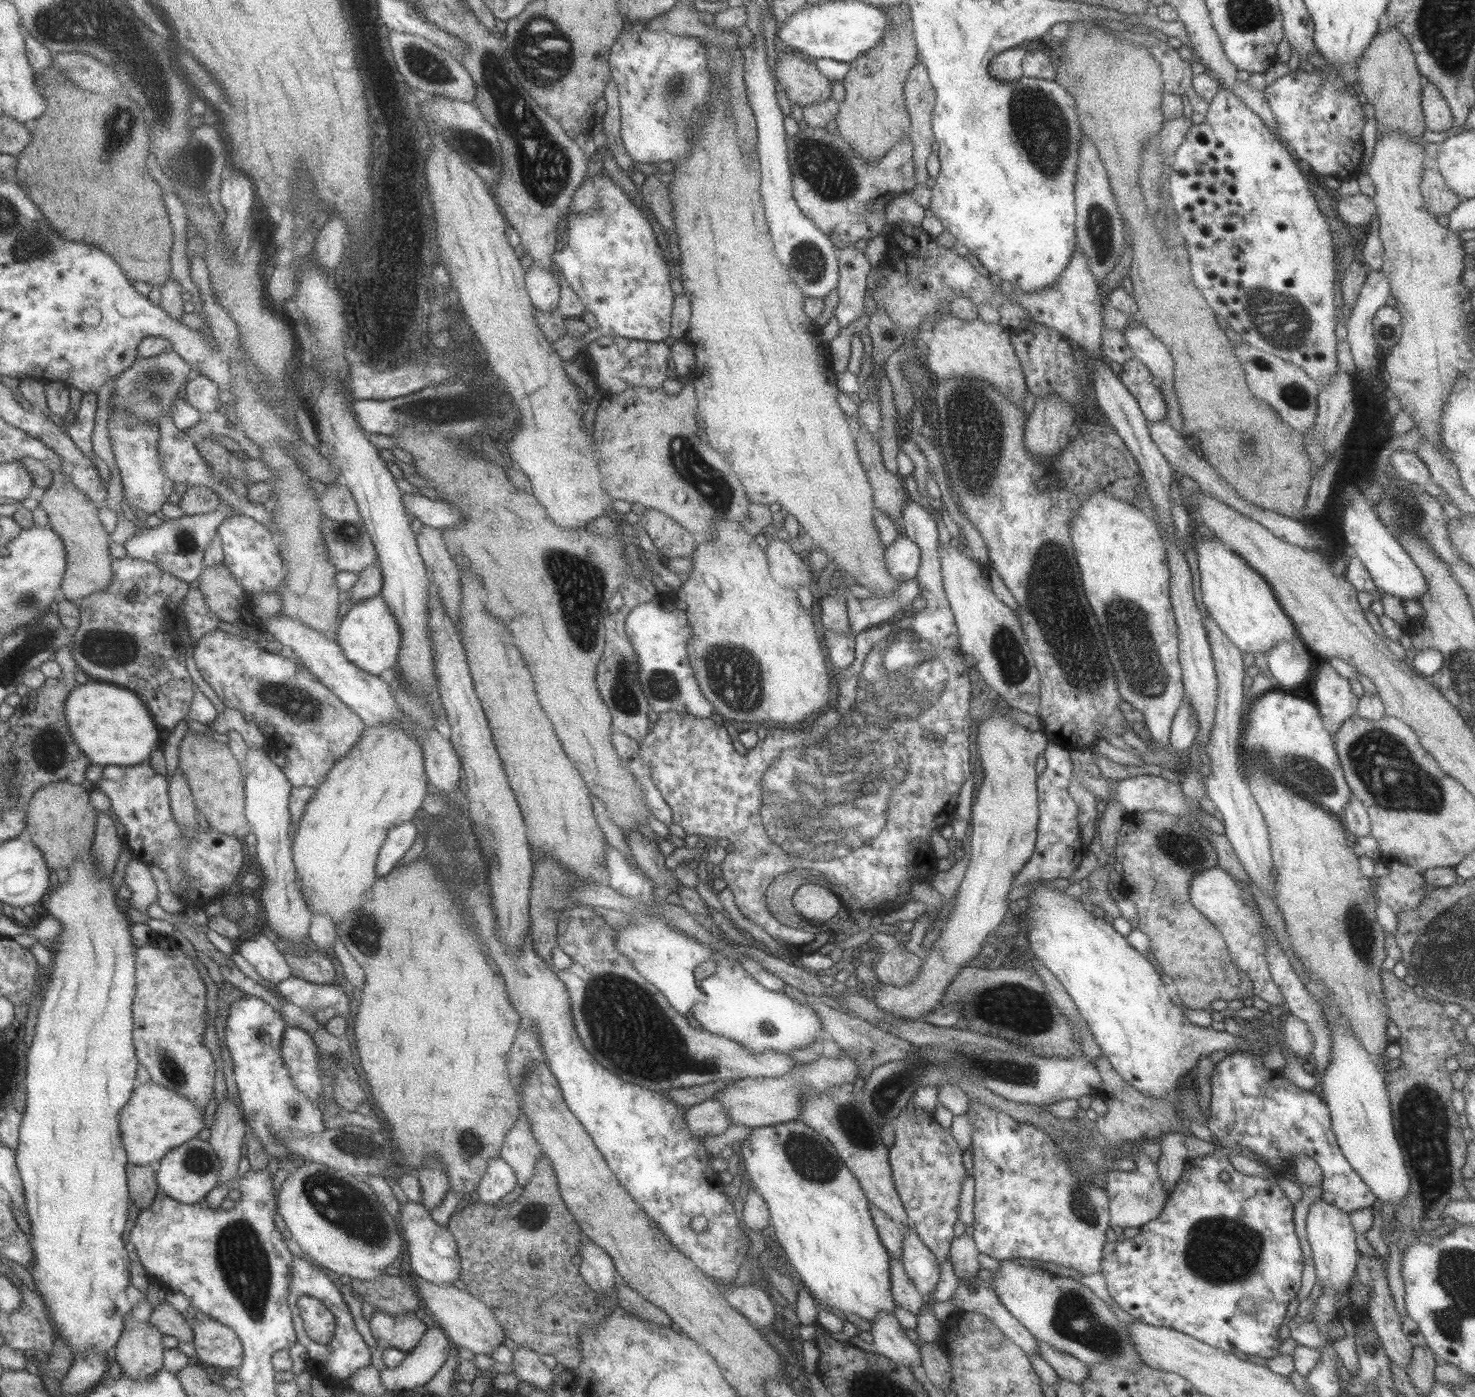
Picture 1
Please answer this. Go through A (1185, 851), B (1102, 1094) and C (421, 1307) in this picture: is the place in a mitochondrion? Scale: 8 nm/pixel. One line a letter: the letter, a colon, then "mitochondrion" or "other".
A: mitochondrion
B: other
C: other

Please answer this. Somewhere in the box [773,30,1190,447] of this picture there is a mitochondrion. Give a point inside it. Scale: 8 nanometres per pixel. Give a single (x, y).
(1041, 127)

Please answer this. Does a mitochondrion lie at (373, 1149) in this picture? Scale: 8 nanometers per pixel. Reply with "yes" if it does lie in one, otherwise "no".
yes

